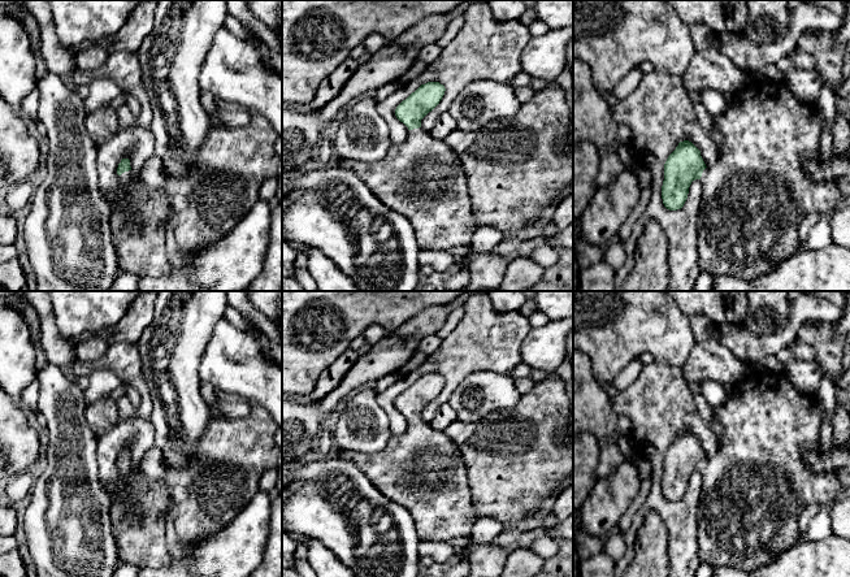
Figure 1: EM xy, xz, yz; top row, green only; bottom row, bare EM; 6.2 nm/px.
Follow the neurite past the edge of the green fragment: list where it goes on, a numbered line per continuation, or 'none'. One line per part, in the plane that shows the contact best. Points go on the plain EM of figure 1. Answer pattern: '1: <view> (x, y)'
1: xy (138, 516)

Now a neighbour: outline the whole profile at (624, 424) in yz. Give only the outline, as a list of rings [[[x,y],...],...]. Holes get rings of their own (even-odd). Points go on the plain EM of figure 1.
[[[620,416],[616,424],[616,433],[613,439],[619,439],[621,435],[629,433],[632,428],[632,421],[628,416]]]

